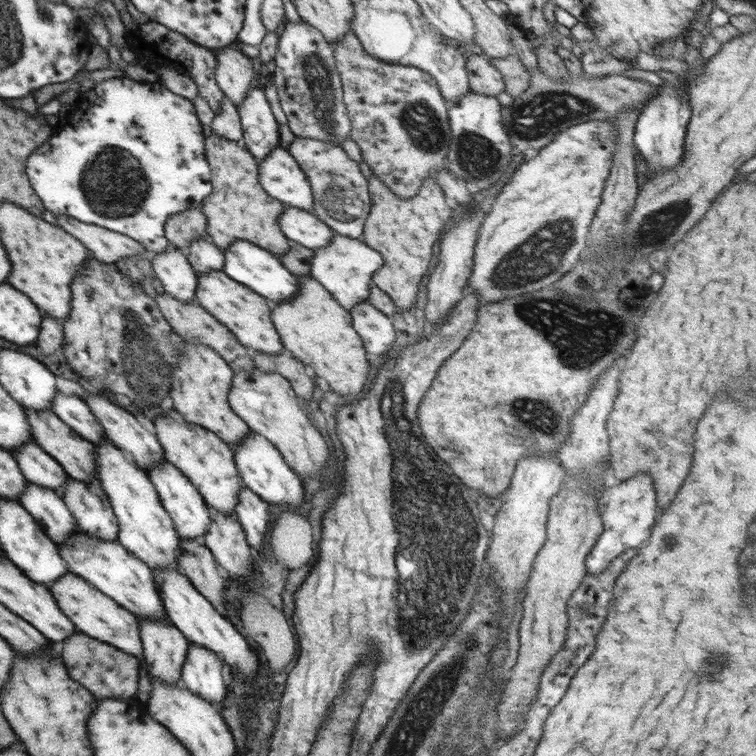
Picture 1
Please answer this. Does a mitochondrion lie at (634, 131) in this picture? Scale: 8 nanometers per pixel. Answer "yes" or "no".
no

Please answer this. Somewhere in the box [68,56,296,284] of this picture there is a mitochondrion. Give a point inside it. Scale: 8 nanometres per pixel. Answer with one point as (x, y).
(113, 184)

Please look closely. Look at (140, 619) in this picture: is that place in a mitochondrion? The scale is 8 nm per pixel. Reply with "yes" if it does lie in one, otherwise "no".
no

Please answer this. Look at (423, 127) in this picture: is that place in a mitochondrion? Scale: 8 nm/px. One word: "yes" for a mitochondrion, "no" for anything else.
yes

